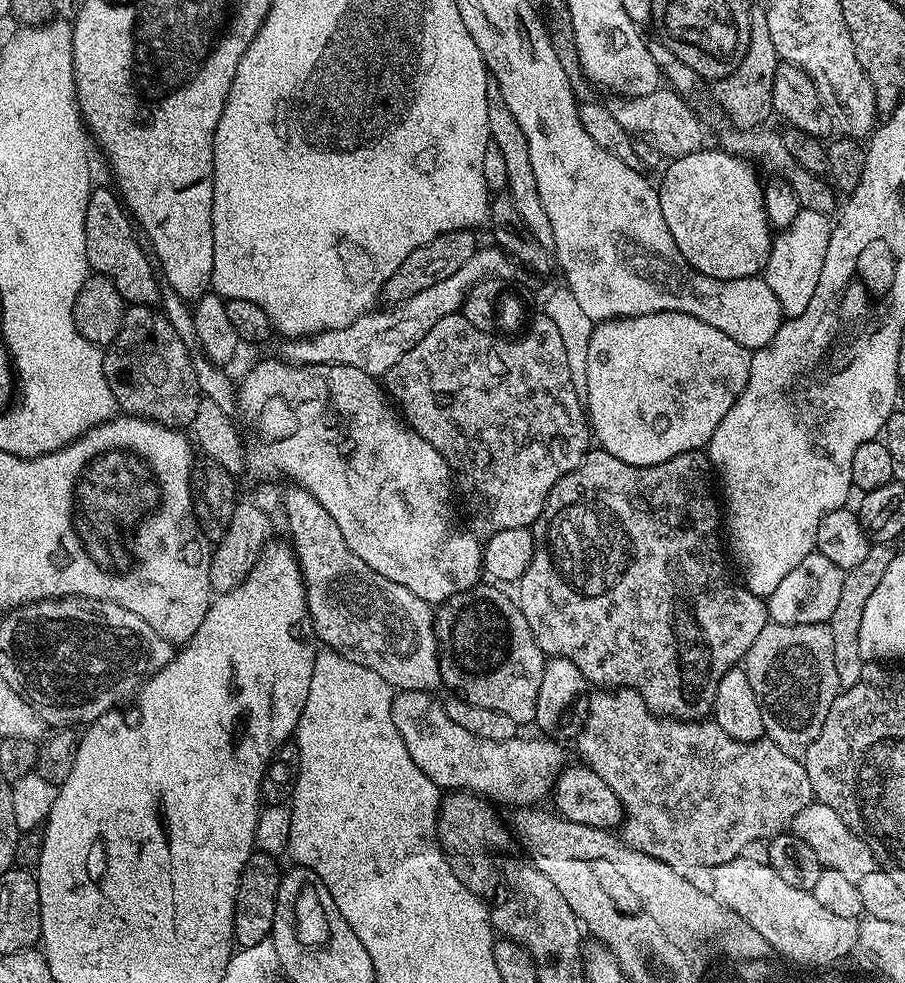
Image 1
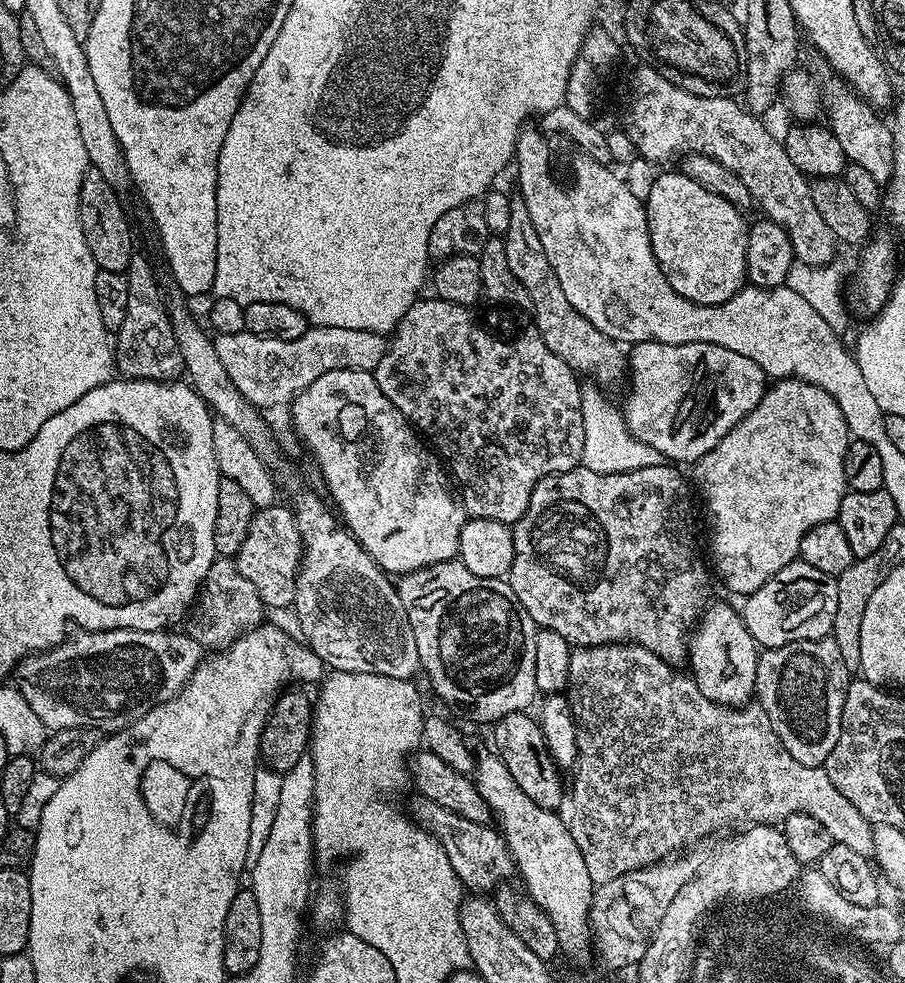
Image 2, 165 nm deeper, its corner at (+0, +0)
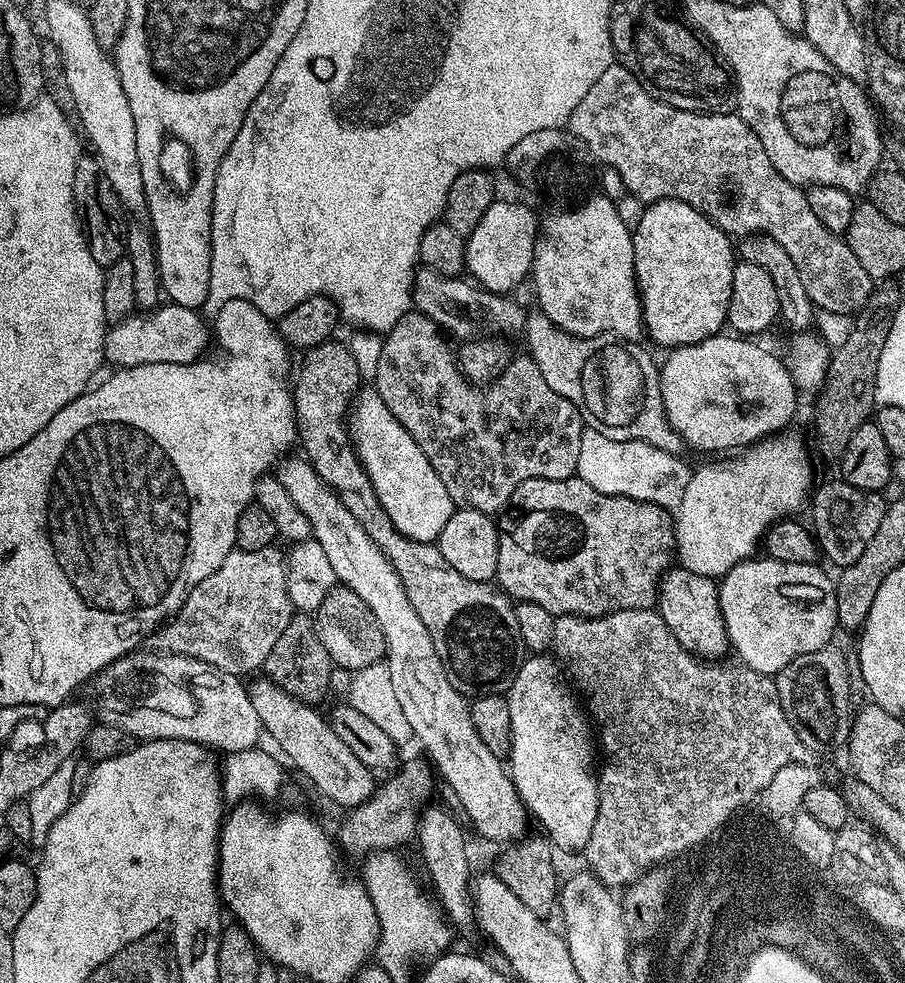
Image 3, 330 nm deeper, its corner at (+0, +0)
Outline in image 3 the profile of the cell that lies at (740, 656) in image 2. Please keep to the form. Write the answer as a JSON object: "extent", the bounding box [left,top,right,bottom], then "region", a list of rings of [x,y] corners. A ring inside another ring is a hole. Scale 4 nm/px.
{"extent":[658,566,729,662],"region":[[[673,566],[668,569],[660,578],[660,586],[658,589],[658,611],[661,618],[666,622],[666,626],[670,630],[670,634],[674,634],[674,638],[678,638],[681,646],[692,653],[699,656],[702,660],[716,662],[721,659],[720,656],[725,651],[729,651],[728,635],[726,634],[726,626],[724,619],[720,613],[720,590],[717,581],[710,576],[702,574],[694,574],[690,570]]]}

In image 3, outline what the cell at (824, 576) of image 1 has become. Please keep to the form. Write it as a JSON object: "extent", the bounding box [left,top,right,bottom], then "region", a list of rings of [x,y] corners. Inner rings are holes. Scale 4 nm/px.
{"extent":[718,558,836,677],"region":[[[767,558],[744,560],[727,572],[718,584],[720,613],[726,626],[731,651],[740,655],[739,663],[763,676],[775,677],[794,658],[822,650],[833,643],[836,623],[836,585],[816,564],[778,562]]]}

